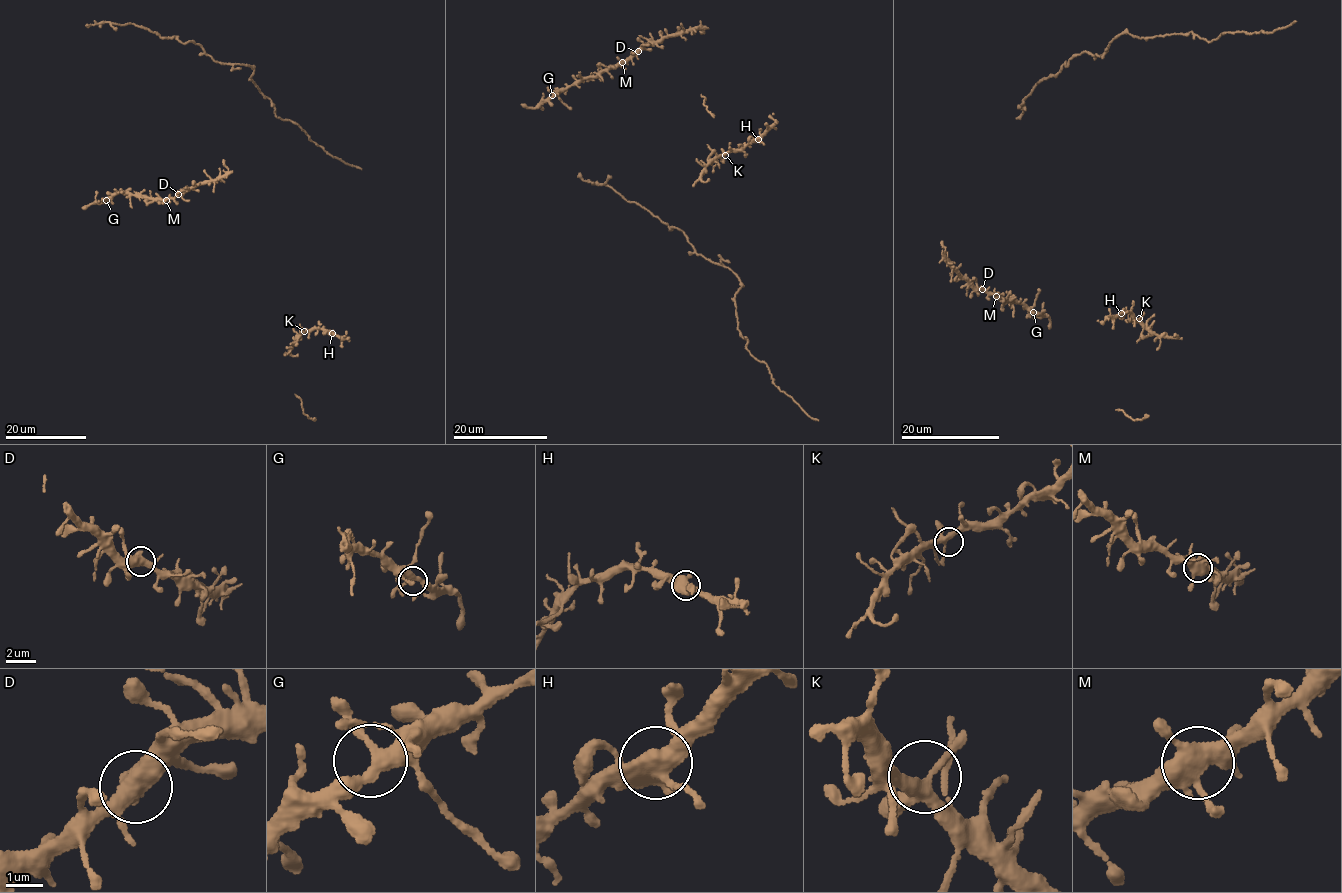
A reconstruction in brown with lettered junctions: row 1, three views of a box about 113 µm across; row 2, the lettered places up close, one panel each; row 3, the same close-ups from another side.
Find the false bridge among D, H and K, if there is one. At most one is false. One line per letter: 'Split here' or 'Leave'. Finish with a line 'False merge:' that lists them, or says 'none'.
D: Leave
H: Leave
K: Leave
False merge: none

